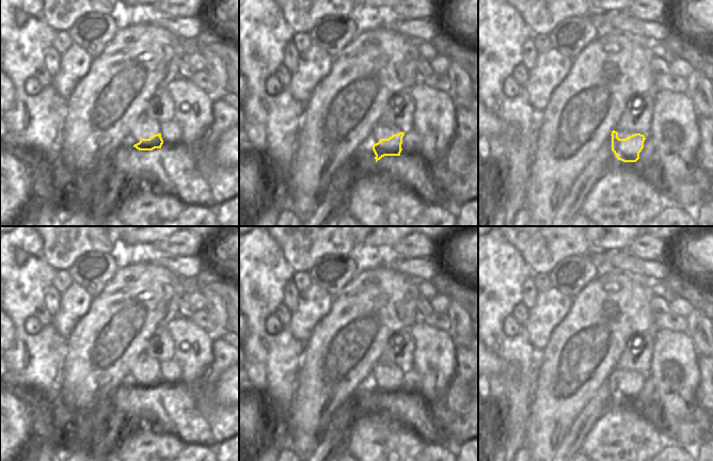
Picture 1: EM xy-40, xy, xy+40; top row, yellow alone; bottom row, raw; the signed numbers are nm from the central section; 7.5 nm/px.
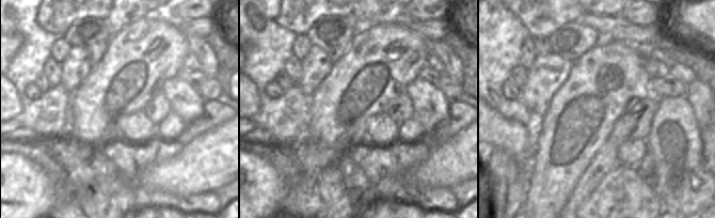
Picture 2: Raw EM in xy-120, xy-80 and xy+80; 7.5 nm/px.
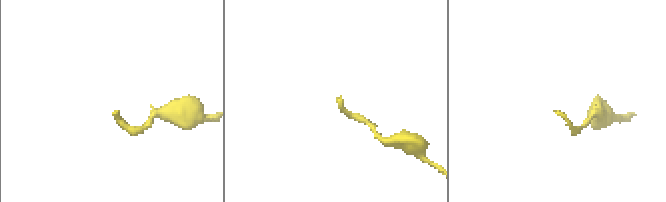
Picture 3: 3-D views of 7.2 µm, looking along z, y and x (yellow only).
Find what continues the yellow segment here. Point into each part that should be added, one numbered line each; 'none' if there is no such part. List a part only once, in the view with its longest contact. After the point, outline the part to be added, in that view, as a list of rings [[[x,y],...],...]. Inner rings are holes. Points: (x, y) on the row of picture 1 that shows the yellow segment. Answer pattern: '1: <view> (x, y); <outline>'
1: xy (380, 130); [[[378,122],[370,133],[370,143],[374,145],[378,143],[380,139],[389,139],[399,132],[401,132],[401,130],[397,126]]]

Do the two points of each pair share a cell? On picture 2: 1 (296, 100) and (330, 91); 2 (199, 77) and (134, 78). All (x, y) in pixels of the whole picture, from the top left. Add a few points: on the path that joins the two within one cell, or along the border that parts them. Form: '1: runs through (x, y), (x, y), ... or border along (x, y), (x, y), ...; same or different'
1: border along (310, 97), (308, 123); different
2: border along (181, 66), (177, 75); different

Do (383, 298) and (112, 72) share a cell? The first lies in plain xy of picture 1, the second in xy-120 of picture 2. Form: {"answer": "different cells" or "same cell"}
{"answer": "same cell"}

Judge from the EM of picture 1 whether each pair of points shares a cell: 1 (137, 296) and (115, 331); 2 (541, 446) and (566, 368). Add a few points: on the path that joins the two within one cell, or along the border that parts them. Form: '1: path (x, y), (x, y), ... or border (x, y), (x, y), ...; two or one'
1: path (135, 304), (120, 322); one
2: path (547, 427), (555, 406), (555, 396), (563, 387); one

